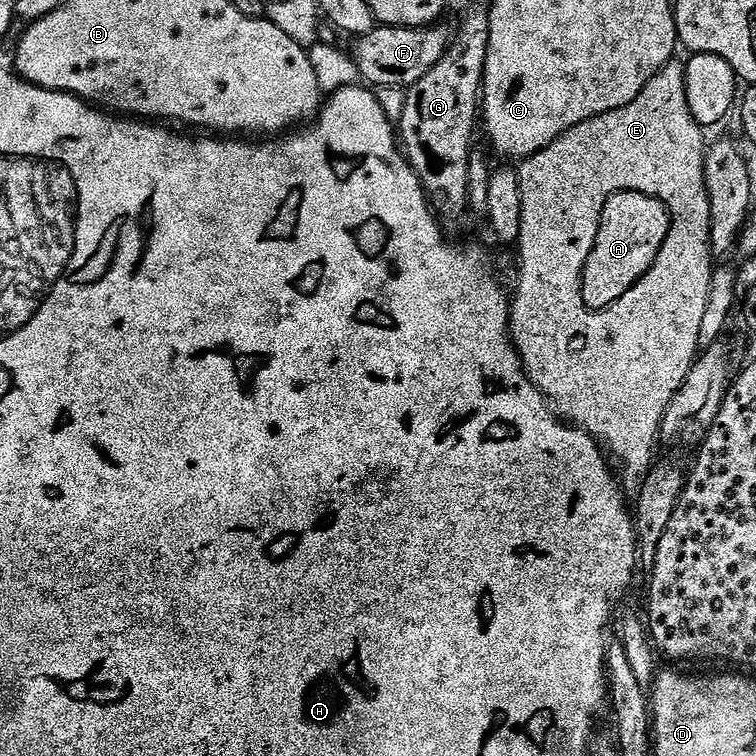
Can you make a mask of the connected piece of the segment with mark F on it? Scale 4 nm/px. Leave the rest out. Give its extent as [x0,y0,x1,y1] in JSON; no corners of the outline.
[355,22,453,90]

